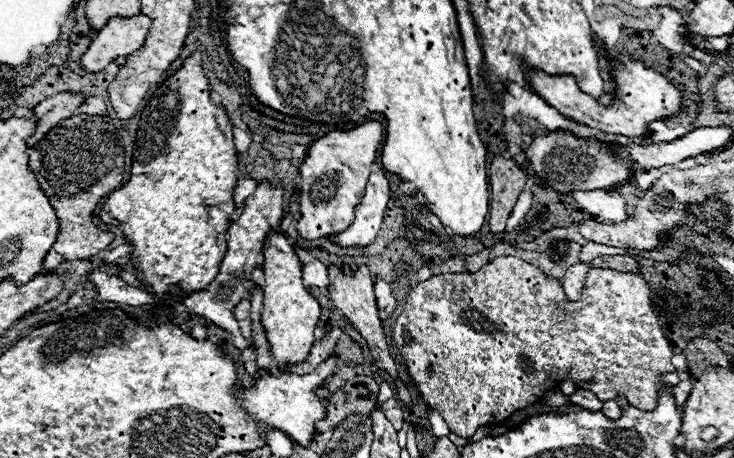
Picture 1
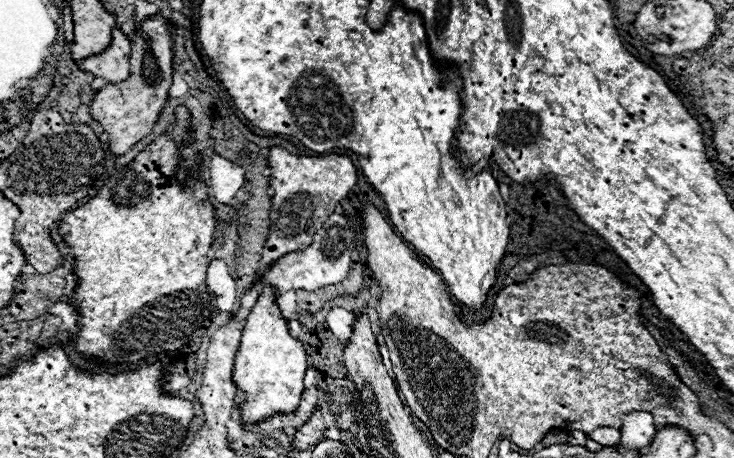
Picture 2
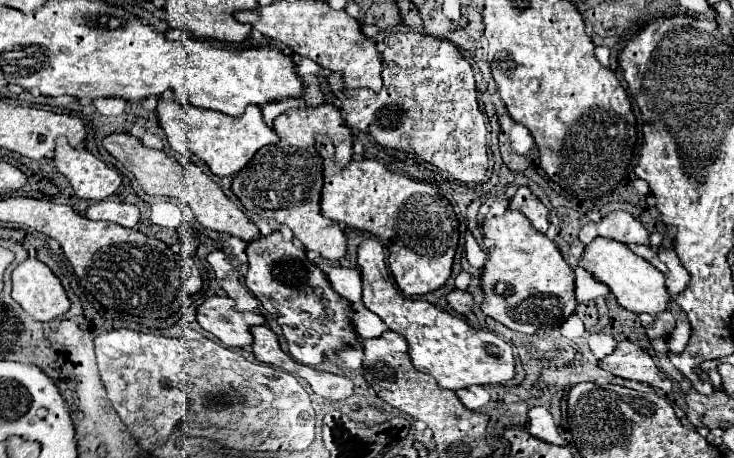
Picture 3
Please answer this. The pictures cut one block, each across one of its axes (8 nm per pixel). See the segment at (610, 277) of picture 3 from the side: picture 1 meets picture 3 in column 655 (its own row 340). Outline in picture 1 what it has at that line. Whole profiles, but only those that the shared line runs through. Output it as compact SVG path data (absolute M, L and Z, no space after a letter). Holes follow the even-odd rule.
M270 232L264 246L264 302L262 302L262 328L270 344L270 352L280 370L288 364L300 364L308 358L314 344L314 328L320 320L320 304L310 296L302 284L302 266L286 236L280 232Z

